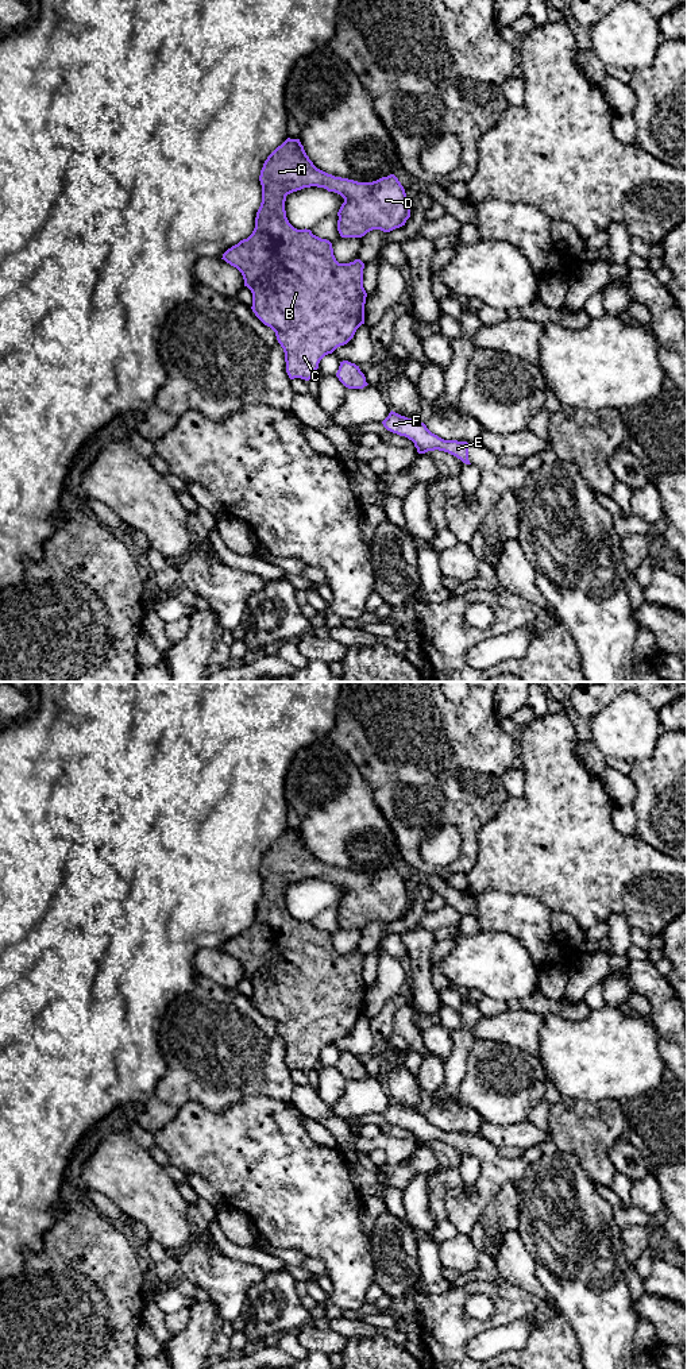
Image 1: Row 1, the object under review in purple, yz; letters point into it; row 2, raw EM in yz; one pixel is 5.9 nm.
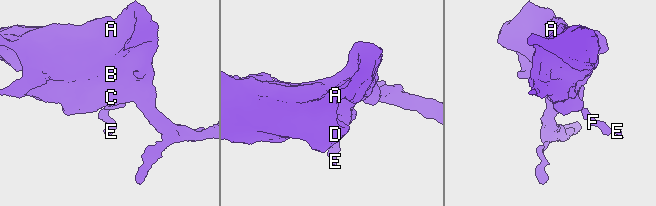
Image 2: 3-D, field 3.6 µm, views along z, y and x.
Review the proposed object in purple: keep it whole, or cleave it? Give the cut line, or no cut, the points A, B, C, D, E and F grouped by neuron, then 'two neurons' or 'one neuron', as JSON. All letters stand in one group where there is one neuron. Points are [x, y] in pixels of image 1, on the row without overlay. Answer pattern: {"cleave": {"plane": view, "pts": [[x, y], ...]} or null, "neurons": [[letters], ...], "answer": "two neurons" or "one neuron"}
{"cleave": null, "neurons": [["A", "B", "C", "D", "E", "F"]], "answer": "one neuron"}

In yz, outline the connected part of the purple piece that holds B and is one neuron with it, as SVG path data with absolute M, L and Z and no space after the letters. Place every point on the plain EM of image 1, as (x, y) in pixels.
M287 829L267 848L259 872L262 894L255 919L247 930L228 940L221 950L242 964L244 977L252 984L252 1003L275 1023L283 1040L289 1069L309 1072L320 1052L347 1036L364 1015L364 955L360 950L339 955L329 932L313 926L310 921L294 919L286 909L286 887L310 878L340 886L344 890L337 903L341 929L362 929L373 921L390 923L400 919L410 909L410 895L394 865L373 874L335 868L313 856L300 830Z

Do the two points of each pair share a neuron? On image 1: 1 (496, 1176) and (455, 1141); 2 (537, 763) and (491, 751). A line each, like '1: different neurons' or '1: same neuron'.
1: same neuron
2: different neurons

